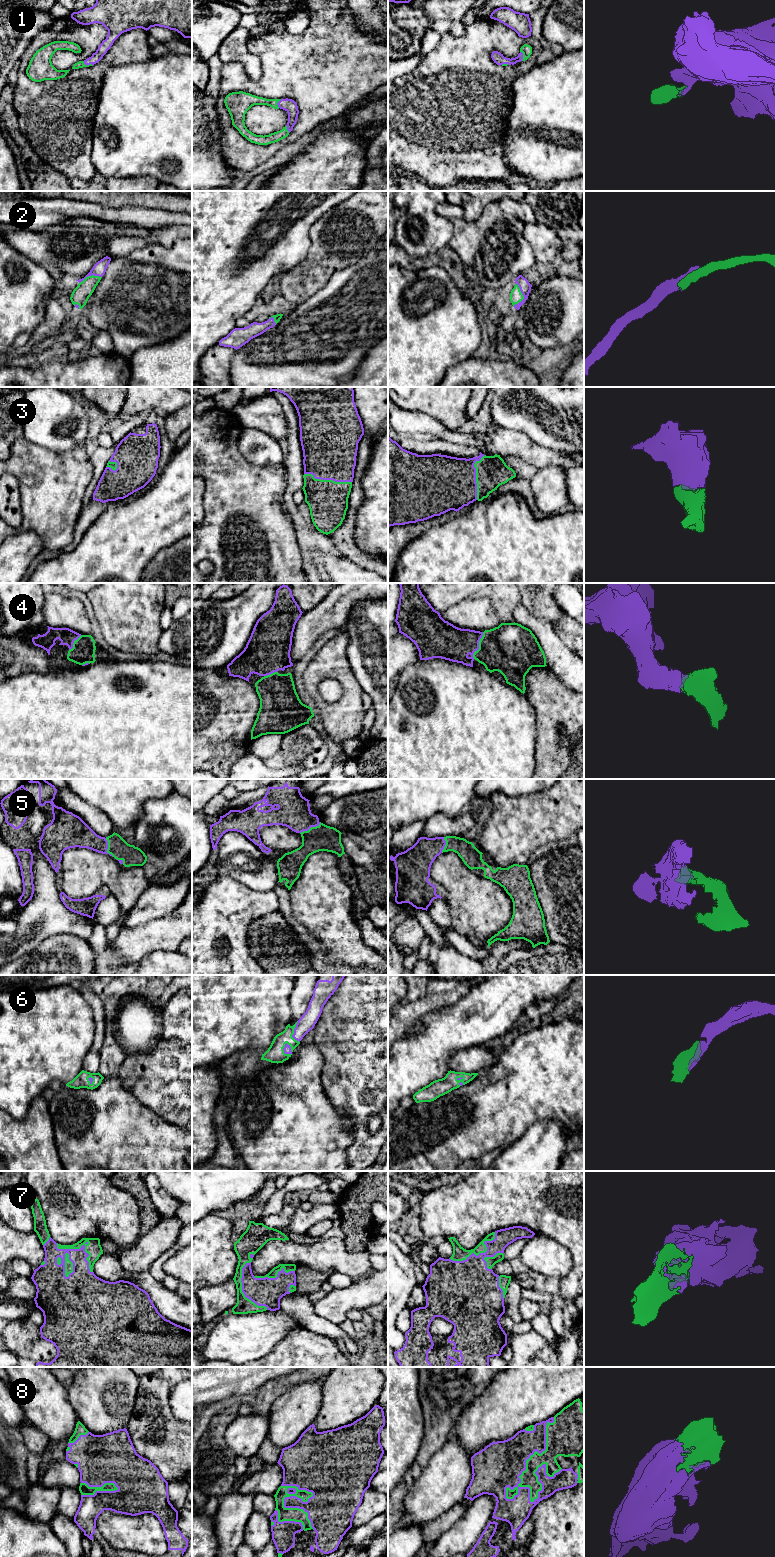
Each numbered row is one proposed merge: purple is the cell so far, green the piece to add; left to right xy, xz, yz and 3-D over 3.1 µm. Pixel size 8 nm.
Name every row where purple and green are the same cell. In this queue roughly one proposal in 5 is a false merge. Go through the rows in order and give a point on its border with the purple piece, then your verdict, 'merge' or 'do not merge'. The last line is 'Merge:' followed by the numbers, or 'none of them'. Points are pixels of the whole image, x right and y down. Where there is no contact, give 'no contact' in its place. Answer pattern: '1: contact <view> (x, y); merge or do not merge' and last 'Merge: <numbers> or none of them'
1: contact xy (87, 65); merge
2: contact yz (523, 295); merge
3: contact xz (328, 479); merge
4: contact yz (478, 645); merge
5: contact xz (310, 827); merge
6: contact xz (284, 1051); merge
7: contact xy (82, 1245); merge
8: contact yz (532, 1454); merge
Merge: 1, 2, 3, 4, 5, 6, 7, 8

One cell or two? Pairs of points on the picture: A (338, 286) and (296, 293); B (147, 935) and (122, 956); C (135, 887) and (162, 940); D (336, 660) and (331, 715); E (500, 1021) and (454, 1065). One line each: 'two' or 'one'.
A: two
B: one
C: two
D: one
E: two

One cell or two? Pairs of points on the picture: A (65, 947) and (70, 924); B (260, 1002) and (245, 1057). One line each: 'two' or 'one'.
A: two
B: two

